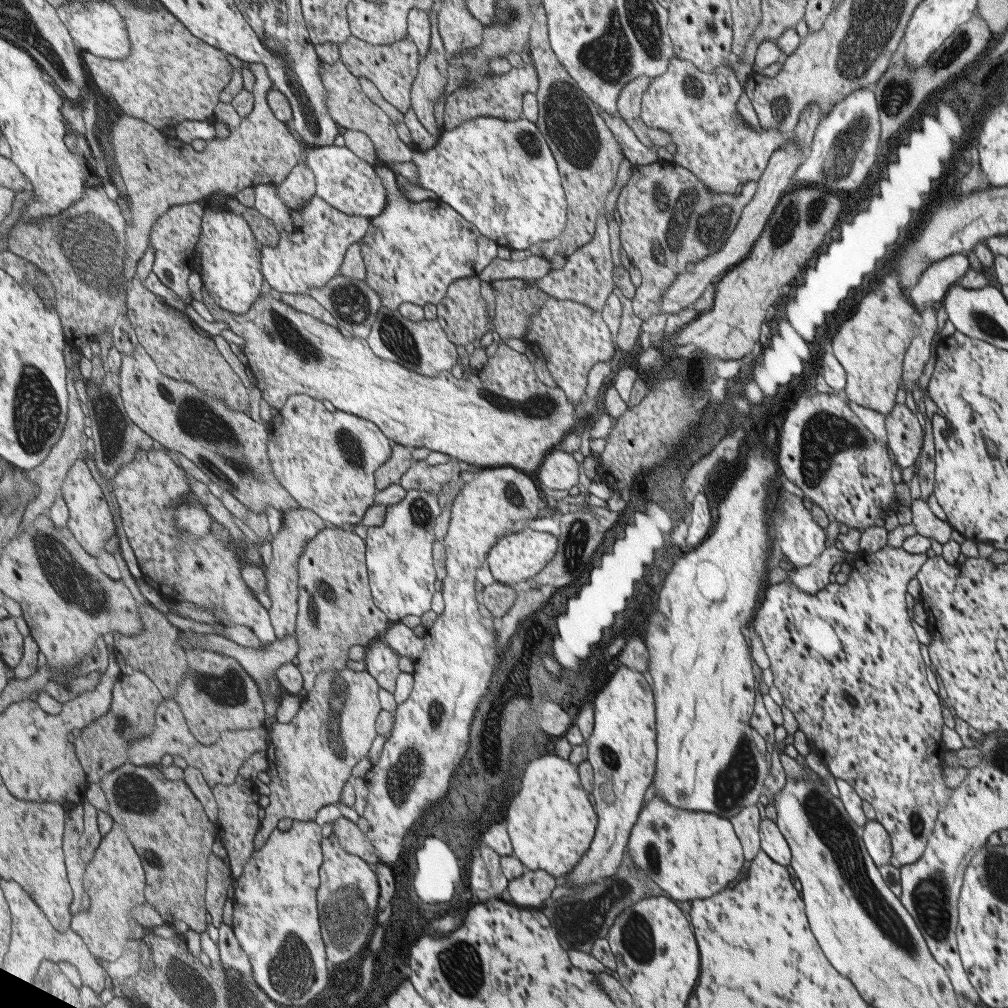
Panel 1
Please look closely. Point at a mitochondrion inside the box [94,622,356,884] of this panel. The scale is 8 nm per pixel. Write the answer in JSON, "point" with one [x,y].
{"point":[227,687]}

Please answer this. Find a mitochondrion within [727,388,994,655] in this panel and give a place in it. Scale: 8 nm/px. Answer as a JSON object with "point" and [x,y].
{"point":[825,435]}

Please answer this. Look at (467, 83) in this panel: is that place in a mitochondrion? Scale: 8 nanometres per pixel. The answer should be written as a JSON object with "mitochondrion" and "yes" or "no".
{"mitochondrion":"no"}

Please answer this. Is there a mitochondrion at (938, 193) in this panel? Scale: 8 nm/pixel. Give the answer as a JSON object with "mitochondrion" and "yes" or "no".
{"mitochondrion":"no"}

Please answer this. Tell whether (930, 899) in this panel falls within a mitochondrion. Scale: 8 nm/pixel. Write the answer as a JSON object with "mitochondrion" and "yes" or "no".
{"mitochondrion":"yes"}

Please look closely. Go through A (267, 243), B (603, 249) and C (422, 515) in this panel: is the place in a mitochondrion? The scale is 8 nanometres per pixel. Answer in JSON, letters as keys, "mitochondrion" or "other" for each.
{"A":"other","B":"other","C":"mitochondrion"}

